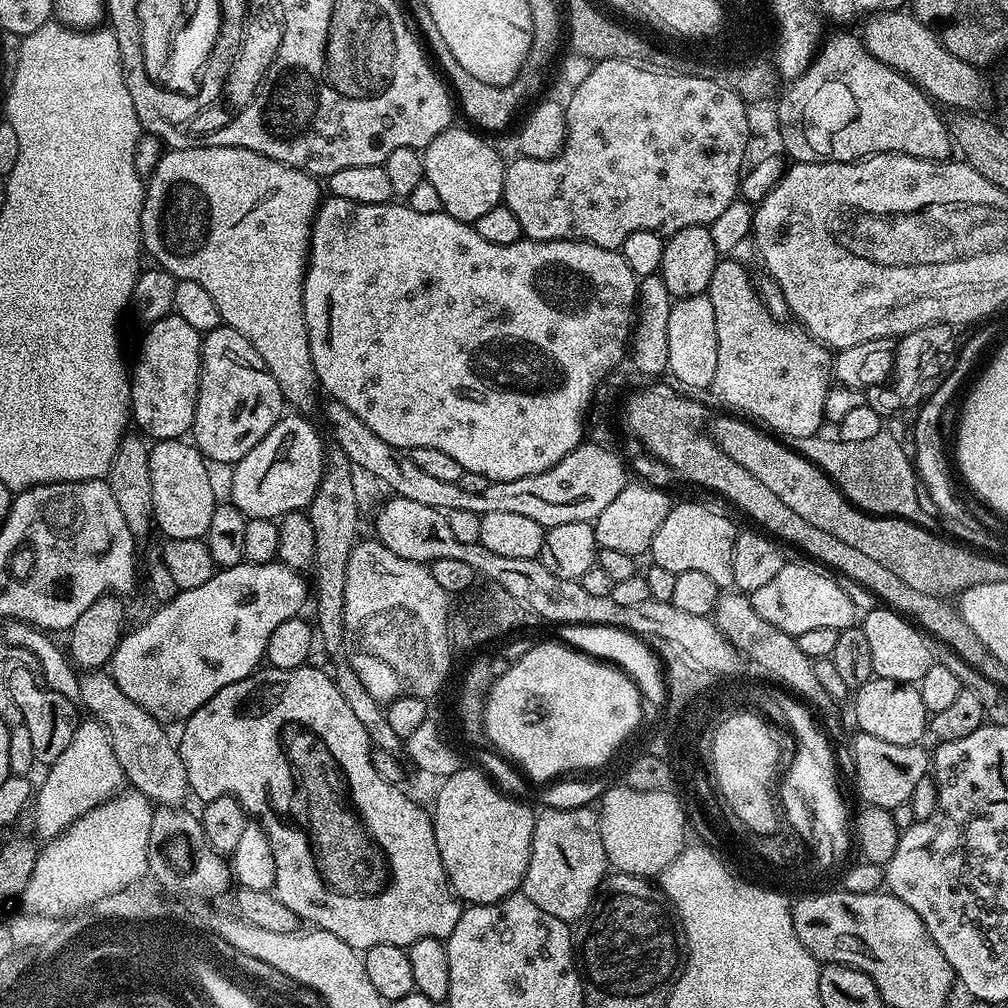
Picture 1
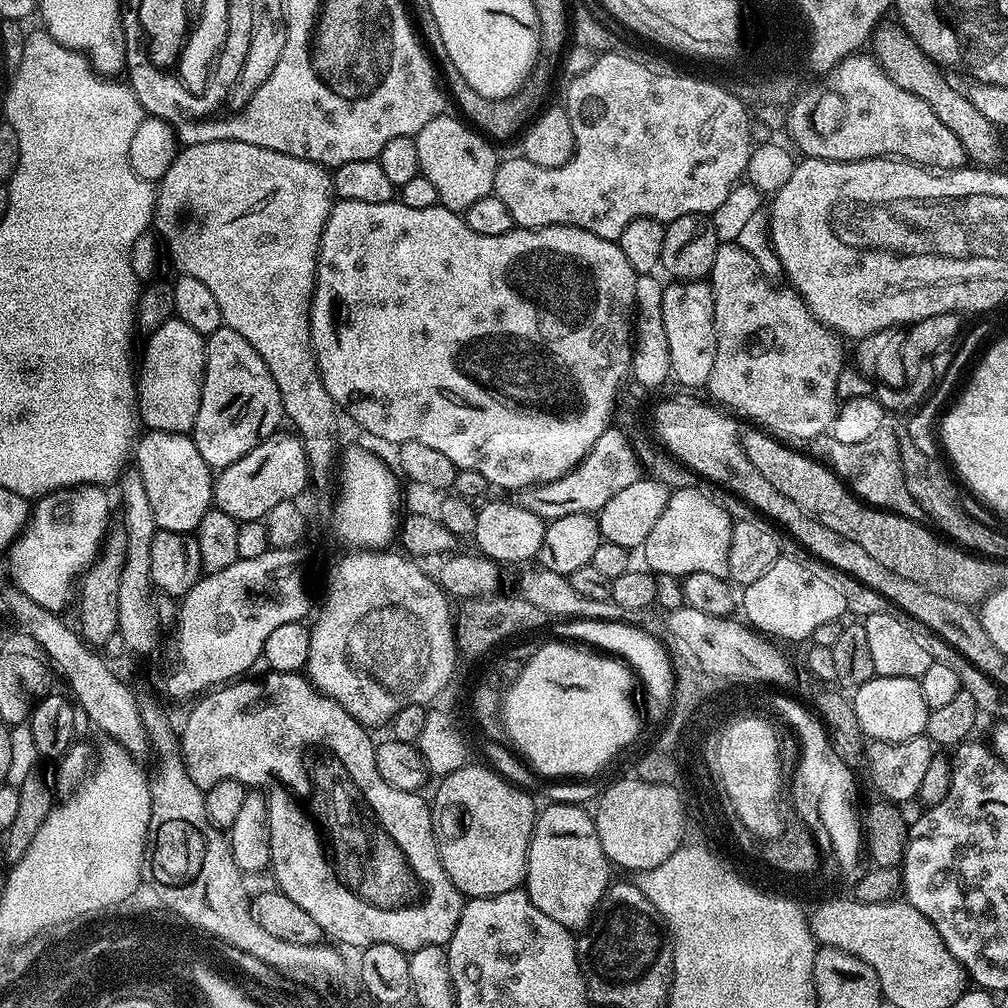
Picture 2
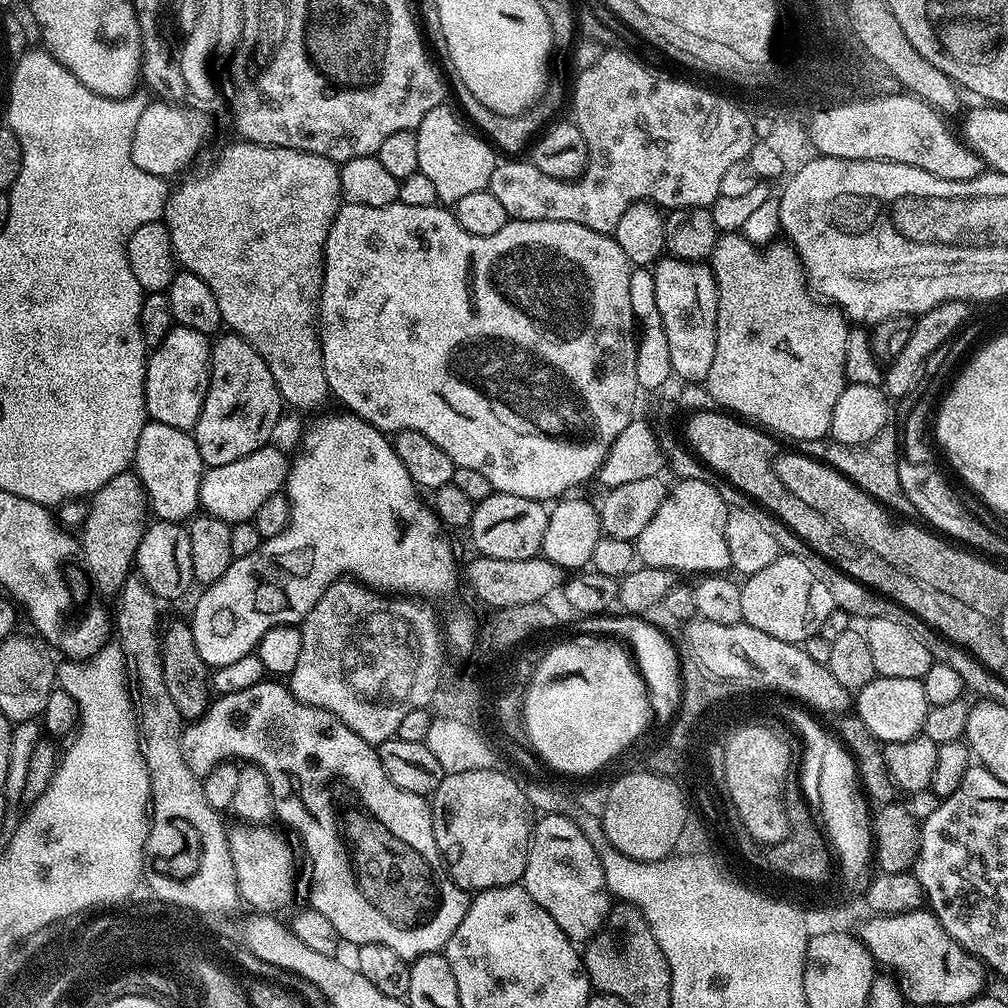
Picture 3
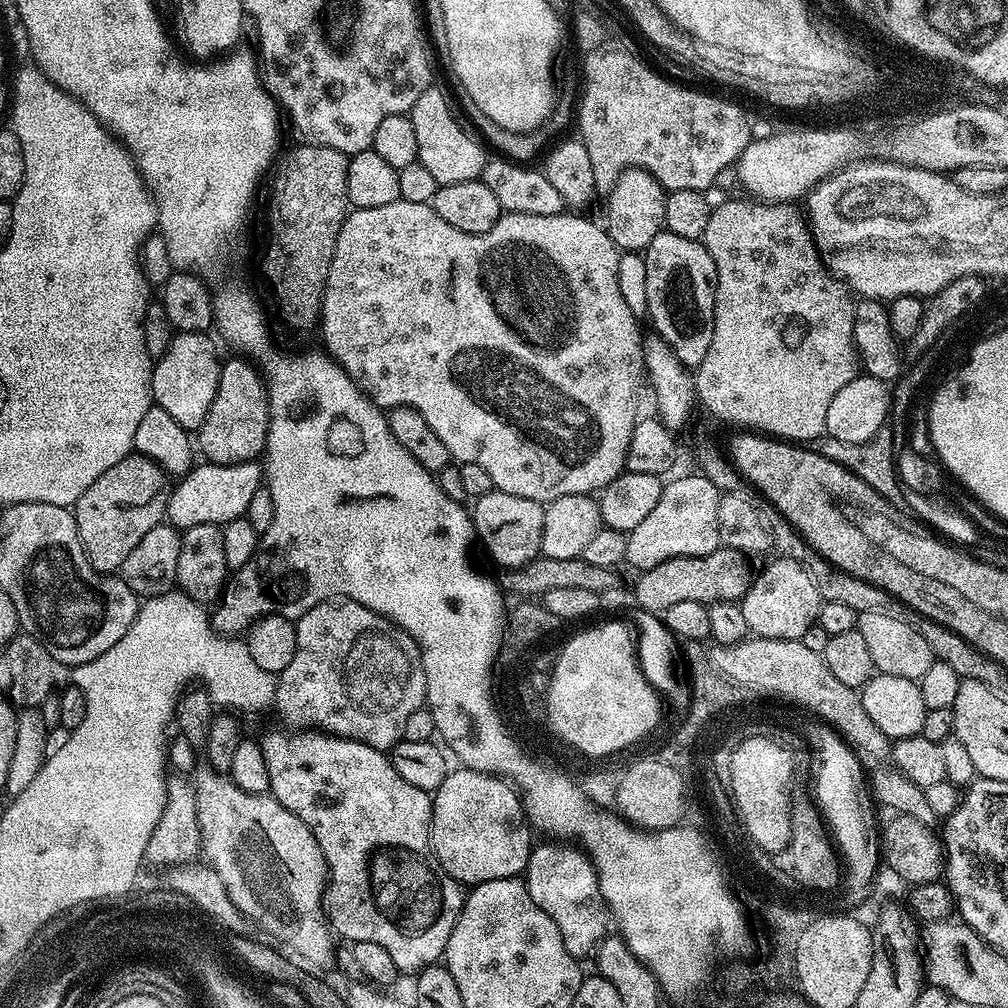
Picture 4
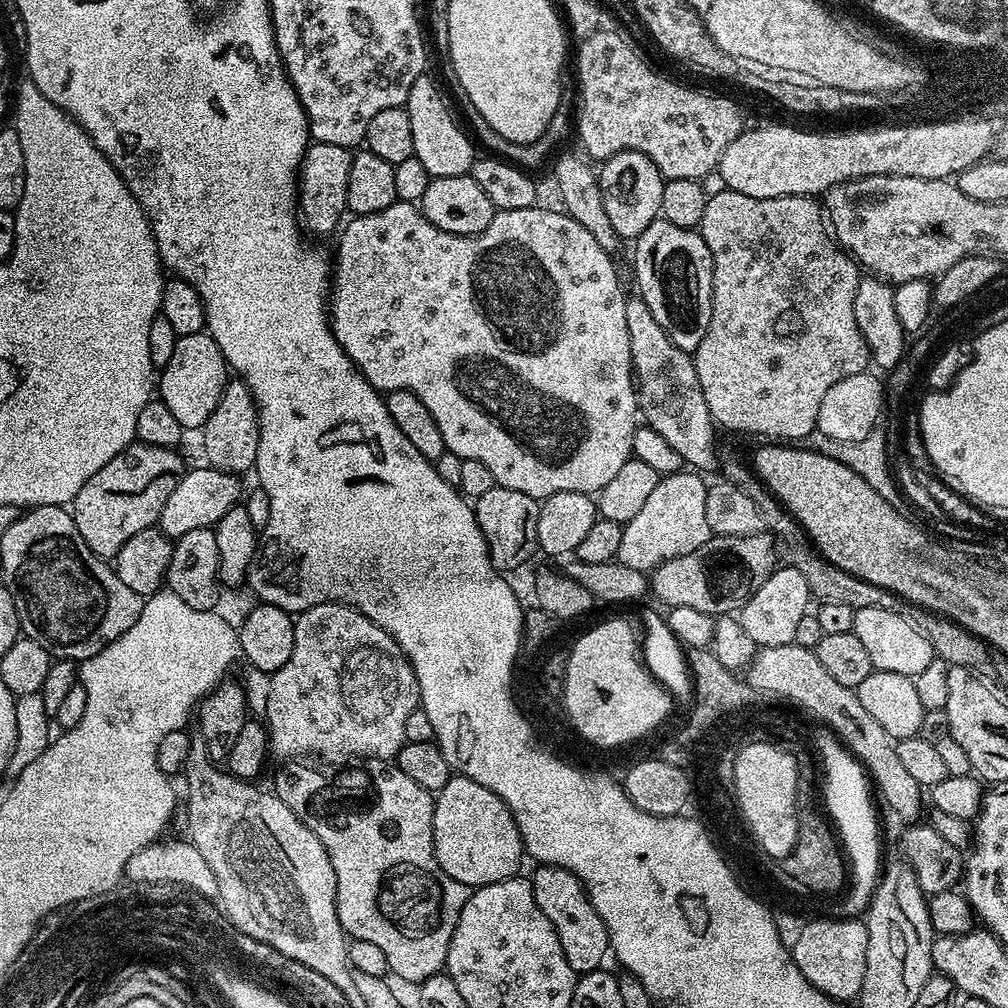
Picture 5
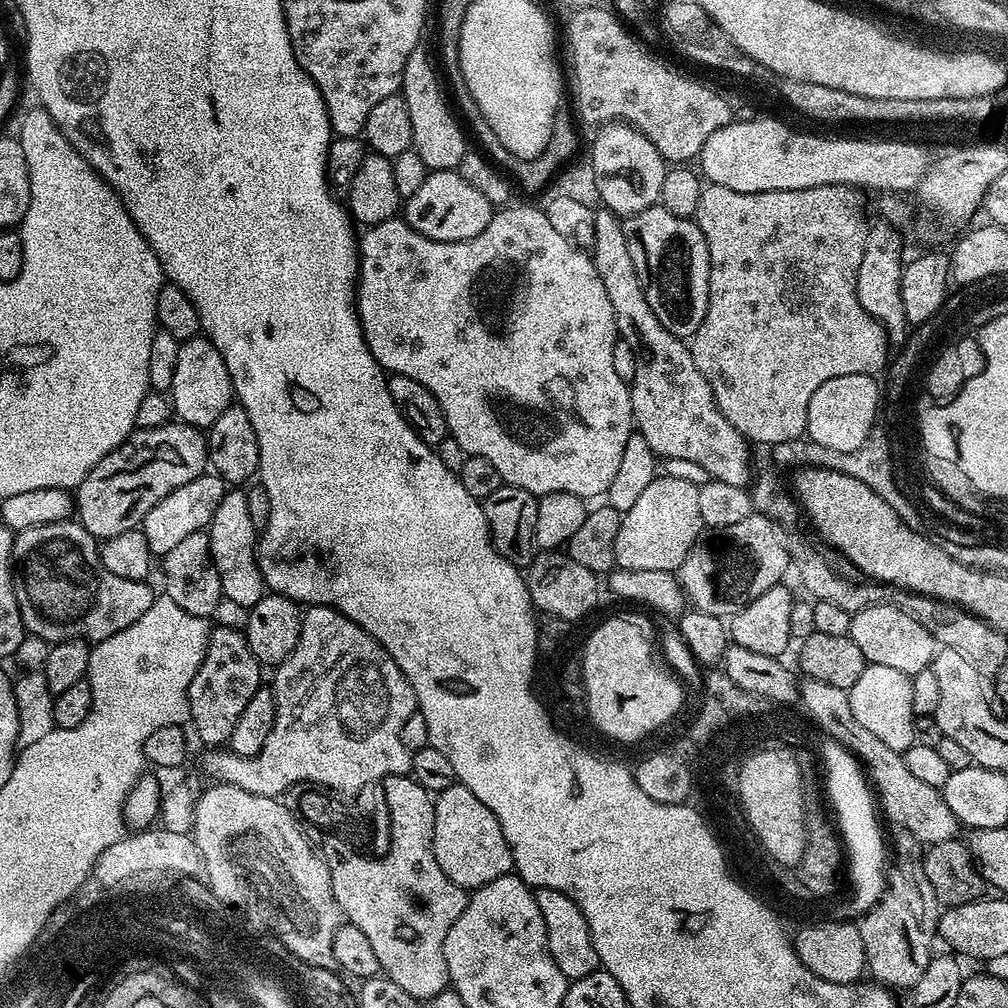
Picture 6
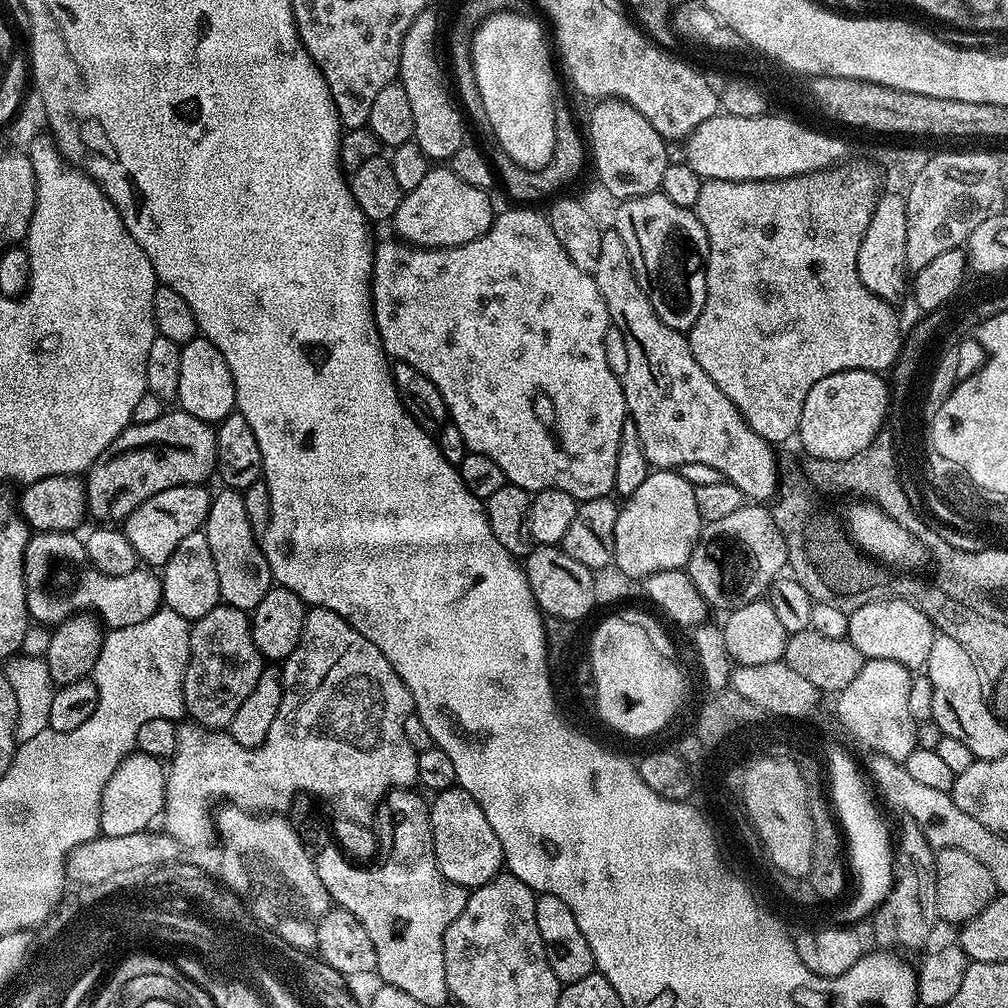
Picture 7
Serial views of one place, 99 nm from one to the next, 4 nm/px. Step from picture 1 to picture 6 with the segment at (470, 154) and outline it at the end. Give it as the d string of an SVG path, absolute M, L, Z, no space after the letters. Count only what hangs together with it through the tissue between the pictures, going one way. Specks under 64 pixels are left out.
M423 50L412 52L406 62L402 95L410 110L412 147L415 148L418 158L422 158L422 162L426 162L428 169L434 172L459 169L466 151L464 132L460 129L461 121L442 87L441 77L440 80L436 77L436 68L428 61L428 56Z

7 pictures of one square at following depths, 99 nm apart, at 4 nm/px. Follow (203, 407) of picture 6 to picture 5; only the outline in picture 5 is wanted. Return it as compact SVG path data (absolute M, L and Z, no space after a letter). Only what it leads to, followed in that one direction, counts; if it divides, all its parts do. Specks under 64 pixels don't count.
M207 331L177 336L170 362L166 362L166 366L158 372L158 398L173 412L174 418L178 418L182 427L200 430L210 414L214 414L214 406L218 406L218 398L222 398L222 390L229 379L228 363L222 350L218 350L218 342L214 342Z

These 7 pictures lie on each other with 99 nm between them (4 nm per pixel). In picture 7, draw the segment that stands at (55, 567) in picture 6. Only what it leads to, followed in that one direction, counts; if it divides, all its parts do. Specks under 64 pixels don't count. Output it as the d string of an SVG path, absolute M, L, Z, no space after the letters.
M36 532L29 537L24 555L24 585L29 617L37 623L56 626L69 614L90 609L109 629L114 629L146 622L146 618L160 611L164 595L159 575L144 566L138 566L130 574L121 576L107 576L101 572L96 576L84 576L84 584L80 584L79 589L71 594L72 600L68 600L68 604L64 604L64 600L56 600L56 604L52 604L52 596L48 596L48 560L56 560L56 556L64 556L68 548L76 548L76 539L72 532Z

